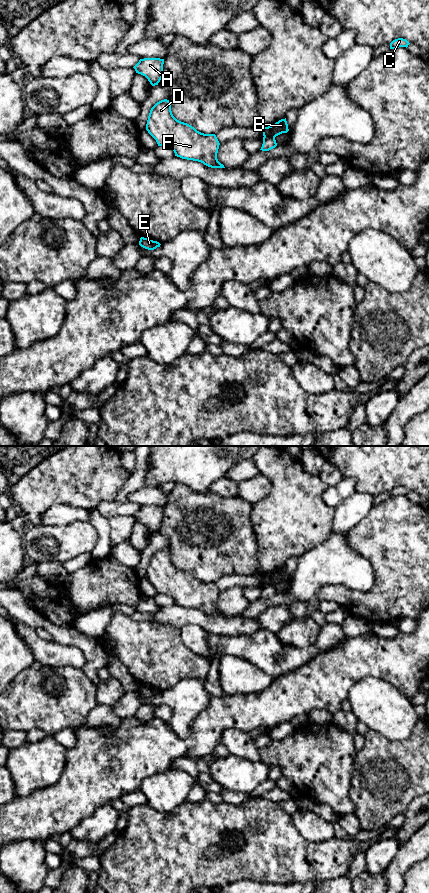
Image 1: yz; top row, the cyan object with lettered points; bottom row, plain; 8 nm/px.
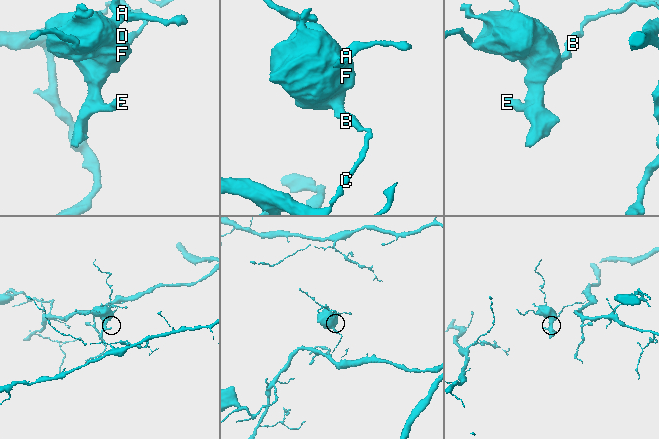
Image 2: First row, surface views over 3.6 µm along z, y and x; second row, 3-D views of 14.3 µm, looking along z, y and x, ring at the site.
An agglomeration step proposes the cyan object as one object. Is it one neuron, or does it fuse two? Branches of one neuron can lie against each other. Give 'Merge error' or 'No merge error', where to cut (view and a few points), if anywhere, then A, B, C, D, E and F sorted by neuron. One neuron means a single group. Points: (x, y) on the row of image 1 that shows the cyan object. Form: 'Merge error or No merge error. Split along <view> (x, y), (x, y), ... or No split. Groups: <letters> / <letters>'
Merge error. Split along yz (264, 136), (272, 136), (274, 138). Groups: A D E F / B C

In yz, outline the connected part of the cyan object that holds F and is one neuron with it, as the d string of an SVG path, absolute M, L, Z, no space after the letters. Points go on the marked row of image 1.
M169 100L157 102L150 110L146 130L158 146L172 149L175 156L203 163L211 168L225 168L217 159L219 141L215 134L204 134L177 120Z

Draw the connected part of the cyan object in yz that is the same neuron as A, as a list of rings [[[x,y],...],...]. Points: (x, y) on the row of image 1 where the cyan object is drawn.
[[[144,58],[133,67],[136,73],[145,76],[152,86],[158,85],[162,78],[164,59]]]

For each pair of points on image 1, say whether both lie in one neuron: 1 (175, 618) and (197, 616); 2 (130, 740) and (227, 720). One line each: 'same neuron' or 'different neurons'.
1: same neuron
2: same neuron

